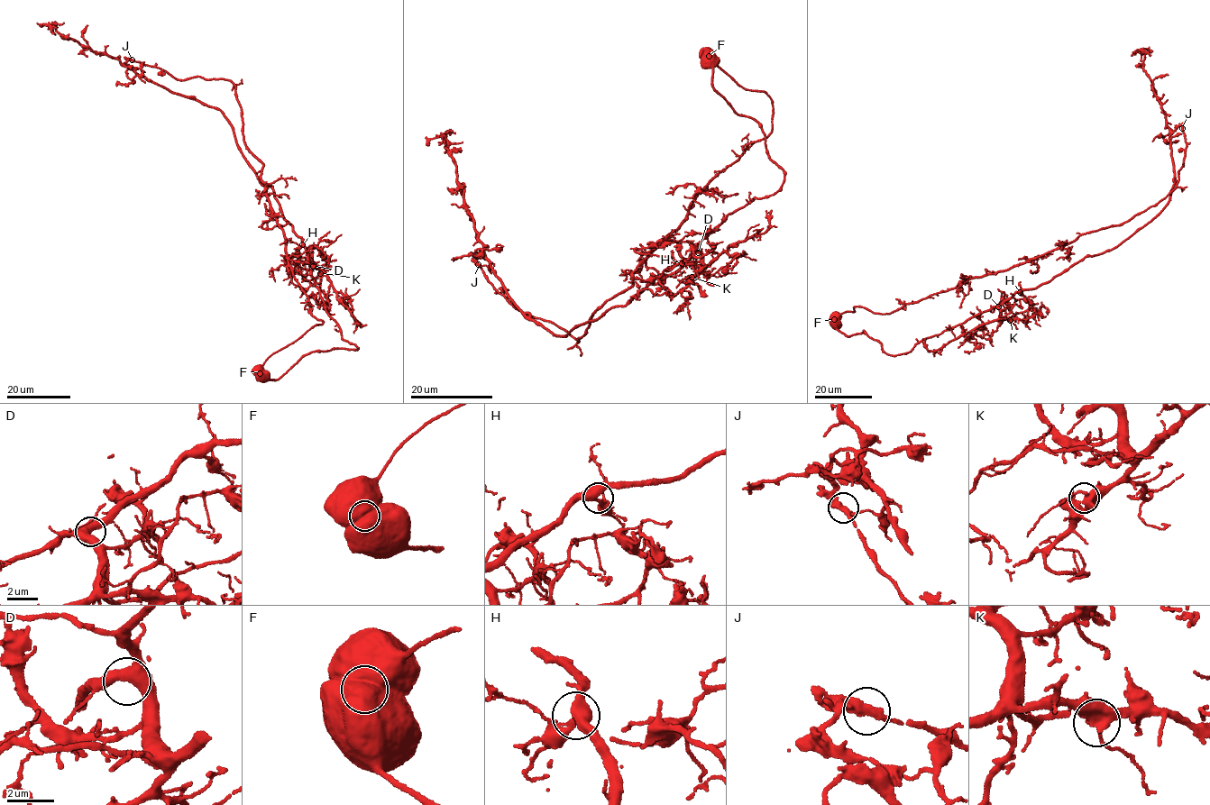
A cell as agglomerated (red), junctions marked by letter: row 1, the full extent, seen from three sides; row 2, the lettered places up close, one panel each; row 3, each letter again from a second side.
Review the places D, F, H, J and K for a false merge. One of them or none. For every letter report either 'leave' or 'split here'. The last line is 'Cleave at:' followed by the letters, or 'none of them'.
D: leave
F: split here
H: leave
J: leave
K: leave
Cleave at: F

